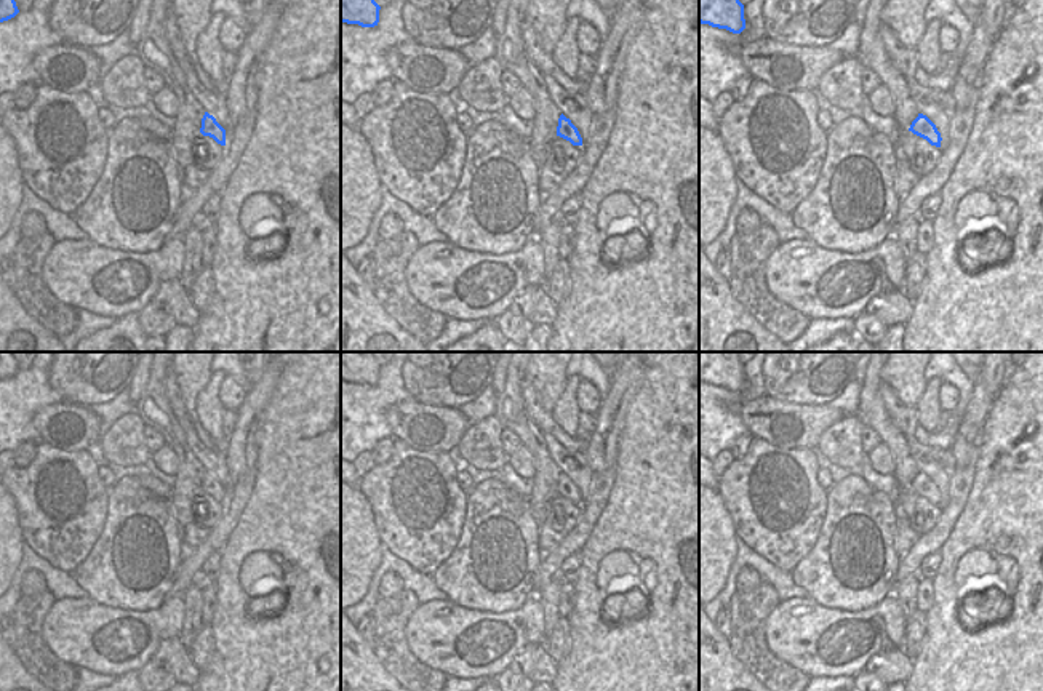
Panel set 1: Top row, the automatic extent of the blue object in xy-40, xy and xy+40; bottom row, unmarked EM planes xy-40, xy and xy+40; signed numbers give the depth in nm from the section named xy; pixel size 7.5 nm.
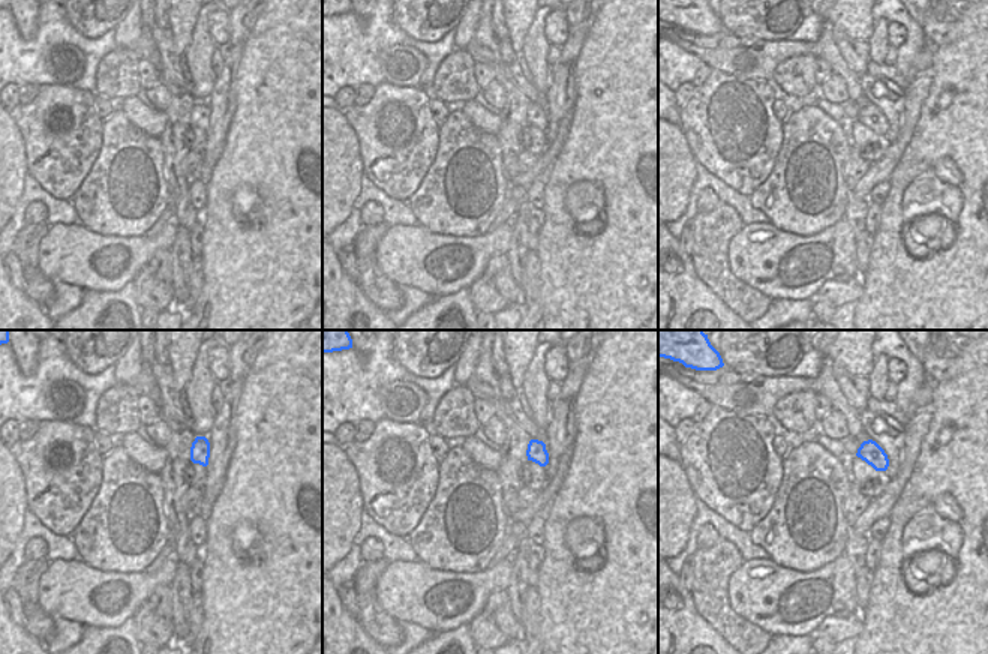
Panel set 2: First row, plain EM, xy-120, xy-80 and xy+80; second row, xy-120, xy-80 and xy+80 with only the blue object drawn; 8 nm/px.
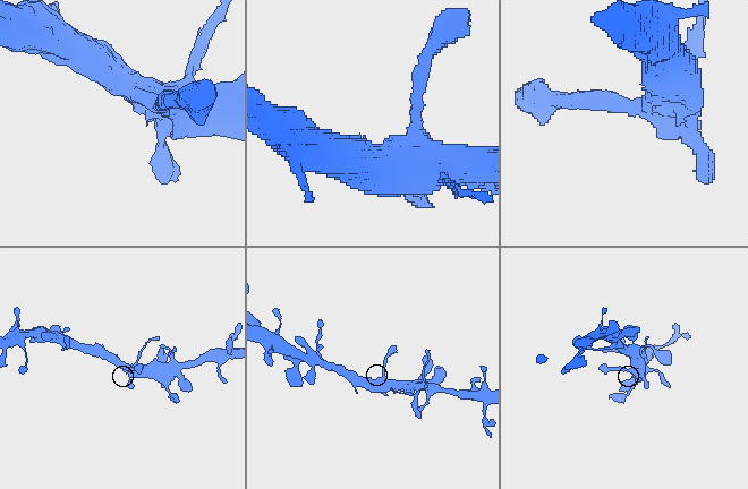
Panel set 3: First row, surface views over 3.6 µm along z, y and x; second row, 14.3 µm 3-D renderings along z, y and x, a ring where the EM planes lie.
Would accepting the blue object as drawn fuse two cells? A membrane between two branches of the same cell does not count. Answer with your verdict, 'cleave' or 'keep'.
keep

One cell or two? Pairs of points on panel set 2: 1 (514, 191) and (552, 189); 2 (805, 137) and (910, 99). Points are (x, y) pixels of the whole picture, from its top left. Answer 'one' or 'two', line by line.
1: two
2: two

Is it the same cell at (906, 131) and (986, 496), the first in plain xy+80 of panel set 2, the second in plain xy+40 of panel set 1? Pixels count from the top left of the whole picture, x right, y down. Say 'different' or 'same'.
different

